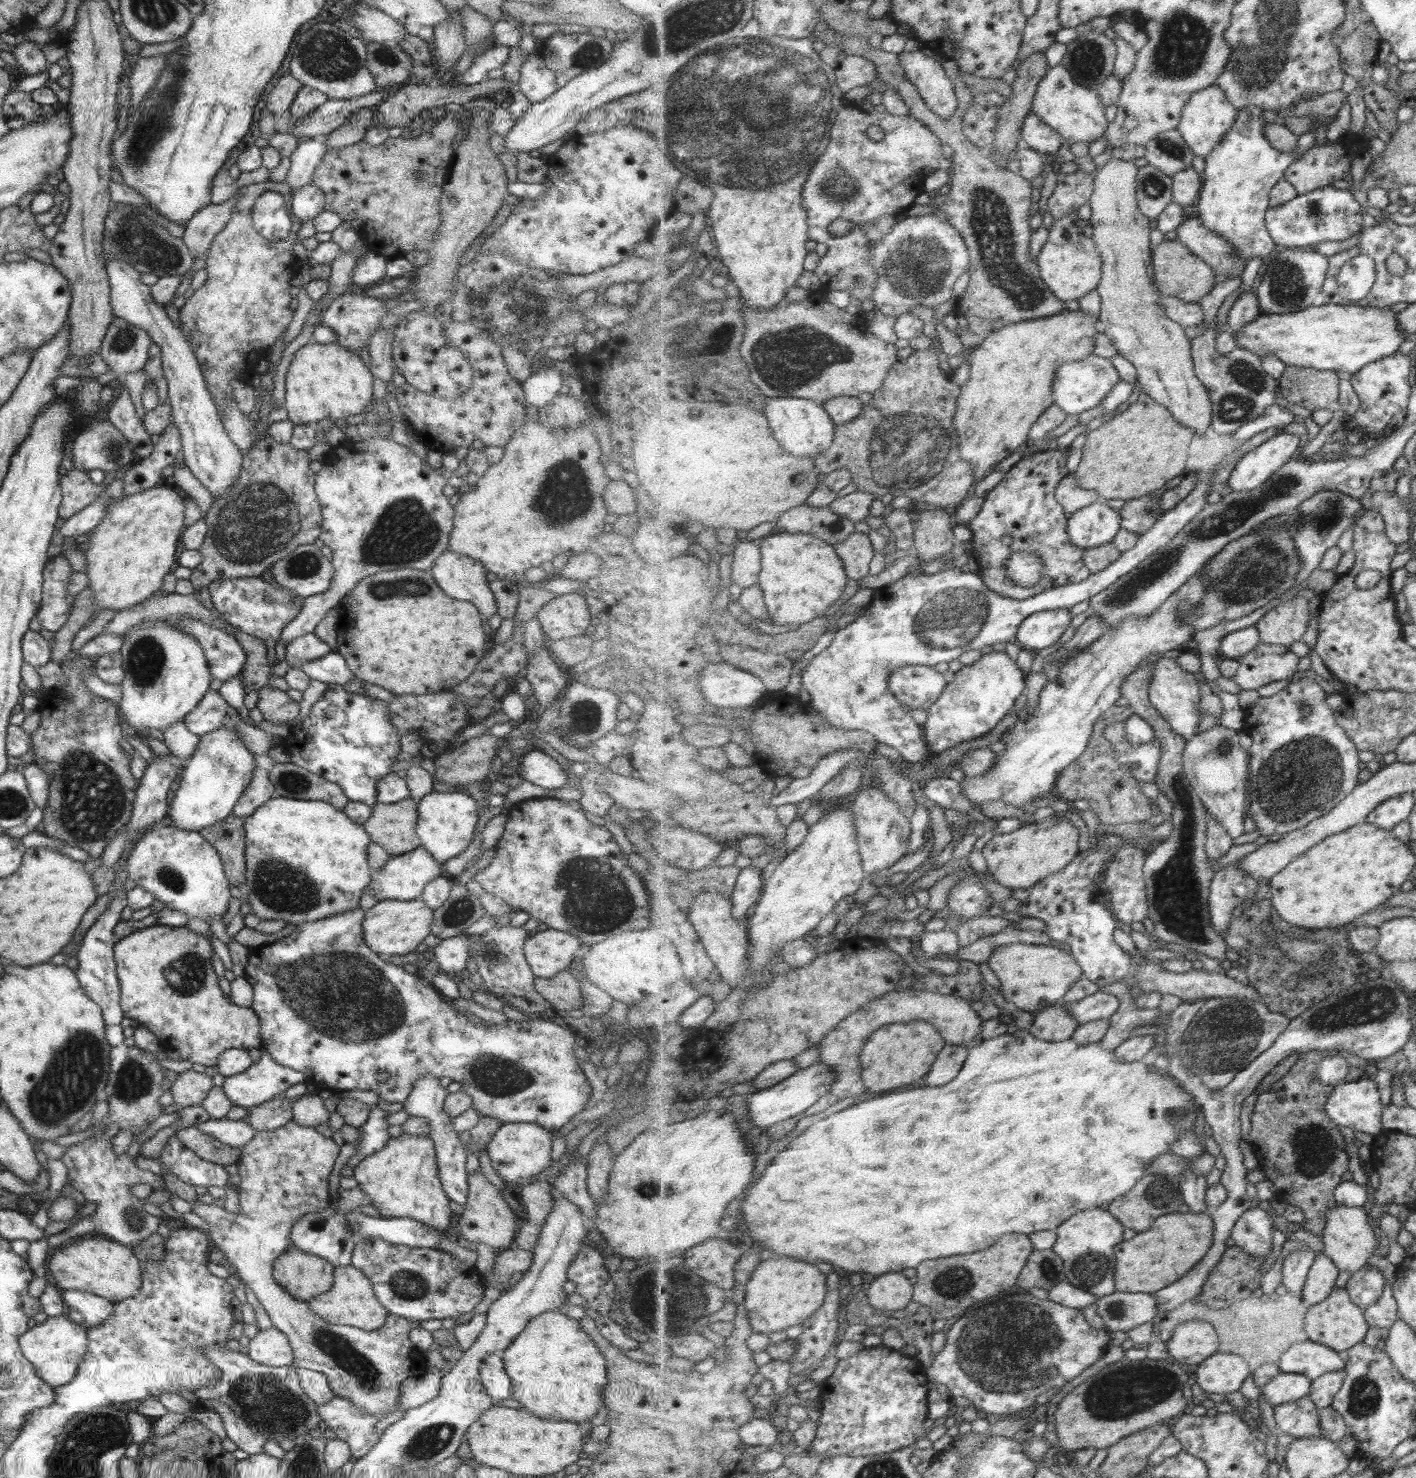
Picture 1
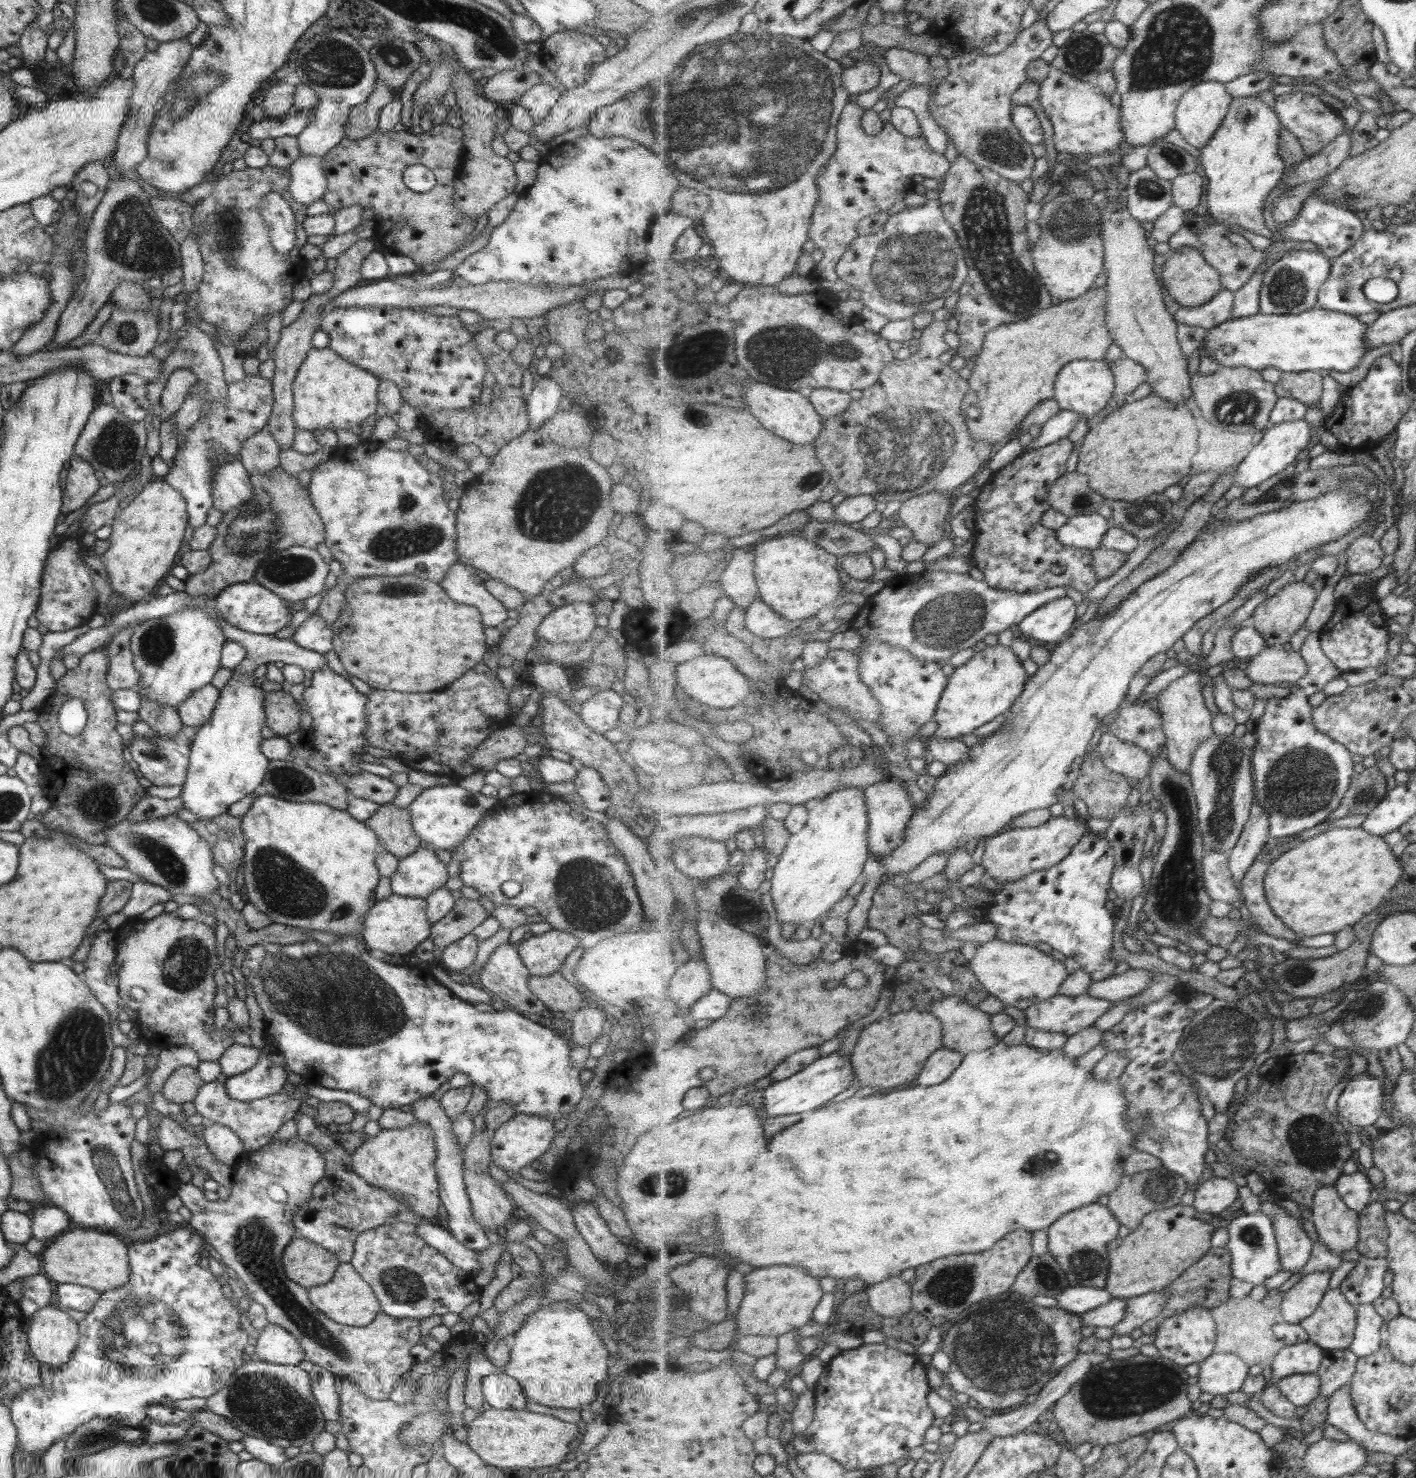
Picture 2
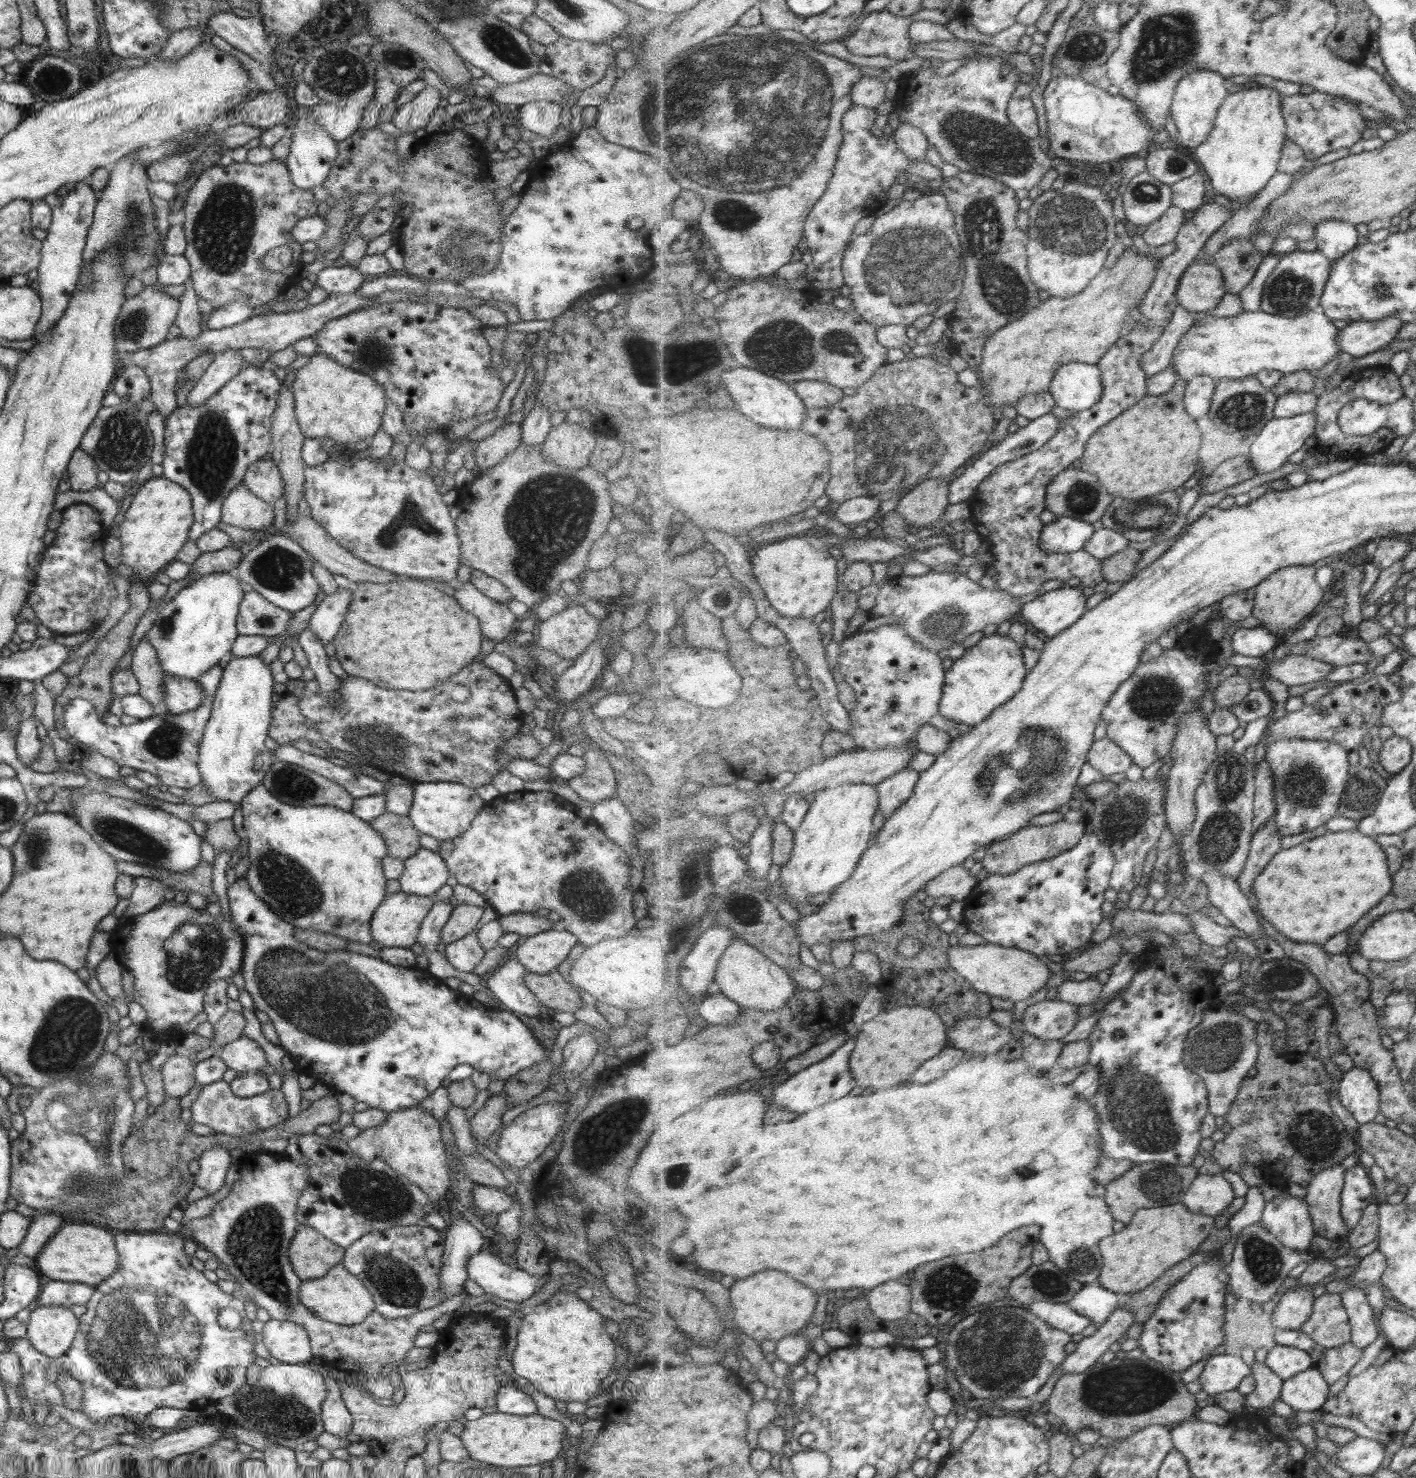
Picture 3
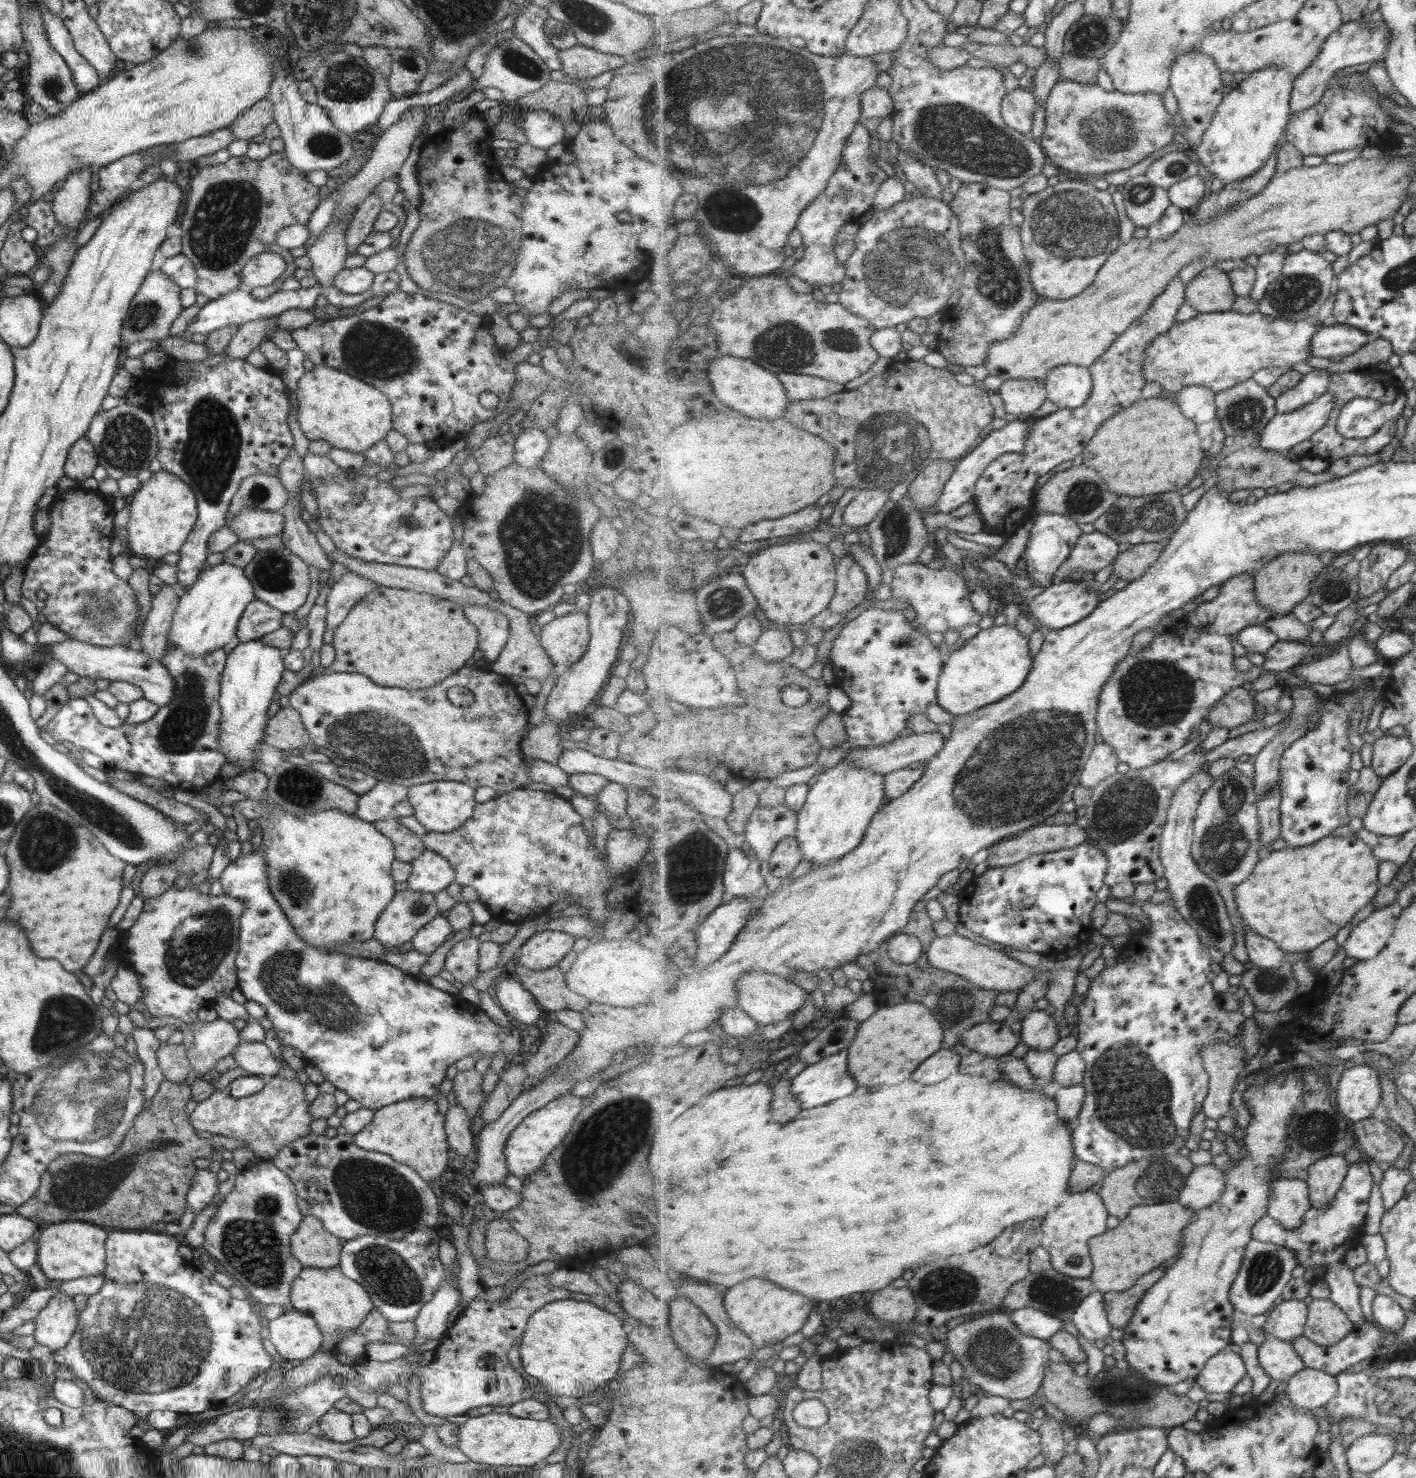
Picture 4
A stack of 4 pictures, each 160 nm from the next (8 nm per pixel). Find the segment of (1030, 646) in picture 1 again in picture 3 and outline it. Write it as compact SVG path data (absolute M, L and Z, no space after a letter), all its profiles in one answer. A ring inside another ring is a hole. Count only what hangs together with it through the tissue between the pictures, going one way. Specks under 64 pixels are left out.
M1063 585L1047 591L1022 608L1027 626L1044 638L1055 638L1058 633L1069 629L1085 613L1088 591L1080 587Z

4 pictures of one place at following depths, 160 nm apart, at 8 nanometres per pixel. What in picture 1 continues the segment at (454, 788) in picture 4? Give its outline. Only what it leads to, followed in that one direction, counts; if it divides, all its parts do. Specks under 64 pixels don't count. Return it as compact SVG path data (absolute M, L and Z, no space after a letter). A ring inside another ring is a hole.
M463 790L454 791L451 794L431 791L425 794L416 806L415 834L419 837L421 846L439 863L445 862L448 858L457 856L470 843L473 828L479 815L478 806L475 800Z

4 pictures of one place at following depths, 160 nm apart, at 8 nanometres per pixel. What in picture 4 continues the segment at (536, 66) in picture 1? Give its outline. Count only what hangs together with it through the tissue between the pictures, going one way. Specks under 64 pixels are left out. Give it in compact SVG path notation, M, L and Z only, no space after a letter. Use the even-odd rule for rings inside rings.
M545 109L529 110L523 121L523 134L529 146L546 151L554 144L564 142L567 133L555 113Z

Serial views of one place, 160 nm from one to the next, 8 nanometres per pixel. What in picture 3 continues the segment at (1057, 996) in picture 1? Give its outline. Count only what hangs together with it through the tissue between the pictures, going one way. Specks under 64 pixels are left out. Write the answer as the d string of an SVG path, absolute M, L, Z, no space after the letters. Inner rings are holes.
M986 942L983 945L960 946L953 945L948 950L950 965L967 979L972 986L980 992L990 997L1011 1000L1013 1003L1021 1002L1031 998L1033 994L1045 989L1051 970L1041 959L1041 956L1033 954L1031 951L1019 948L1005 947Z

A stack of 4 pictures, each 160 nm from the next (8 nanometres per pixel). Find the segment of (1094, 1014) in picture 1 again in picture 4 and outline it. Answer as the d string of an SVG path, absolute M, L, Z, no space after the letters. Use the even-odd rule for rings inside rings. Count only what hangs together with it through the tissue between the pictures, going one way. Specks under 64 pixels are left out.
M1033 1010L1021 1020L1022 1031L1019 1033L1022 1042L1030 1049L1047 1051L1059 1042L1059 1016L1049 1015L1045 1011Z

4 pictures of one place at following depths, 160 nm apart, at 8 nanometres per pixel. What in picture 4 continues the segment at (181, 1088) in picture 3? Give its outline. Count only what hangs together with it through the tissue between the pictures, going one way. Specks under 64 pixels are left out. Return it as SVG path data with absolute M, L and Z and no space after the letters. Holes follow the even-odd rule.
M161 1043L155 1050L155 1059L163 1076L174 1083L185 1082L189 1072L189 1063L185 1057L186 1050L181 1045Z

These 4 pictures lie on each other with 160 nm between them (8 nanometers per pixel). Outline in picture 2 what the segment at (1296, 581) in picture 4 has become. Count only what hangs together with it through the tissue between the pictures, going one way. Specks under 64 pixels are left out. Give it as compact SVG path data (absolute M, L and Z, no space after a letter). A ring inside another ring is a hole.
M1289 582L1287 586L1283 586L1283 590L1279 590L1277 594L1267 597L1257 605L1253 614L1253 626L1265 638L1269 647L1280 647L1289 643L1289 638L1307 622L1317 595L1318 592L1315 591L1315 588L1307 582Z

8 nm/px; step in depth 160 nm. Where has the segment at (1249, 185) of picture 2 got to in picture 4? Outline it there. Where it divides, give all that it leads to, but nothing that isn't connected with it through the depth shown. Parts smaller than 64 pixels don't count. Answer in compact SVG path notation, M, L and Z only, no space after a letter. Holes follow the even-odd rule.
M1271 66L1245 74L1244 81L1226 94L1204 139L1195 149L1202 166L1224 184L1242 181L1263 170L1285 137L1293 90L1294 78L1281 68Z

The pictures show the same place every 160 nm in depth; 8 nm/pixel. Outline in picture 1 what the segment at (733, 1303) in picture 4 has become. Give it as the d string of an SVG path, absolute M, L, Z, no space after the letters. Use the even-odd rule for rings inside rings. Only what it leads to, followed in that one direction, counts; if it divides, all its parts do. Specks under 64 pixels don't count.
M791 1258L761 1262L745 1286L743 1303L747 1307L754 1332L770 1336L775 1332L786 1331L791 1326L802 1325L823 1306L829 1292L827 1275L815 1264Z

